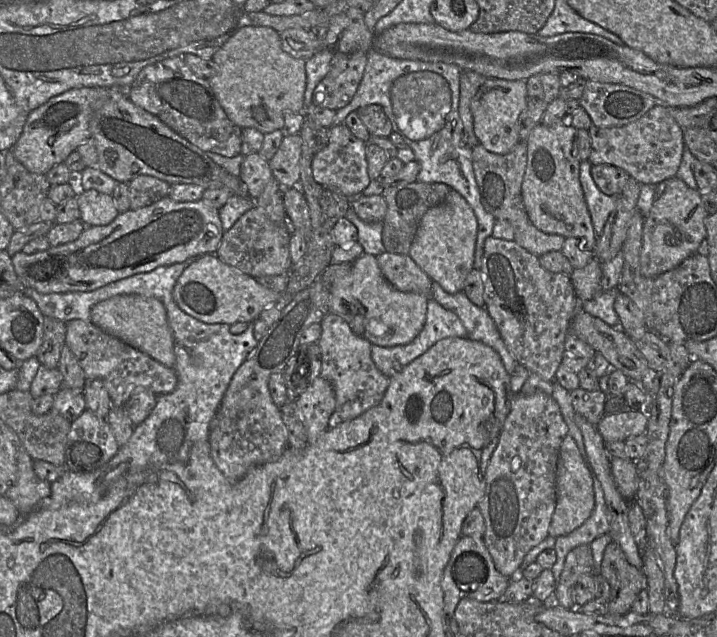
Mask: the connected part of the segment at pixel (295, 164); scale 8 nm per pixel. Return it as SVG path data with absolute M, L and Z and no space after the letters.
M301 135L286 136L274 157L269 161L274 178L283 188L292 188L299 184L301 152Z

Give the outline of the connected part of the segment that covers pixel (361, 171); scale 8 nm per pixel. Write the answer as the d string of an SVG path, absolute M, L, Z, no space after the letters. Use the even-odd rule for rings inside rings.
M334 124L329 128L329 141L313 159L312 173L315 181L322 185L334 186L347 198L360 195L371 179L368 175L366 160L366 142L355 137L344 124Z

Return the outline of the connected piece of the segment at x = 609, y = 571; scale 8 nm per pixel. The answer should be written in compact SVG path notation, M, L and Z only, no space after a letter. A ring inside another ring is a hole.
M614 541L604 550L600 574L610 585L608 610L611 615L629 612L637 595L647 586L643 570L631 565Z

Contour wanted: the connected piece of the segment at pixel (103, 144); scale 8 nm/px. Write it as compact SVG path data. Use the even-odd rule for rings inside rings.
M127 95L112 97L96 110L90 120L91 138L98 153L97 169L117 182L129 183L139 175L150 175L173 184L196 184L207 188L227 187L233 194L248 196L248 190L239 176L216 164L209 155L176 133L158 117L136 106Z

